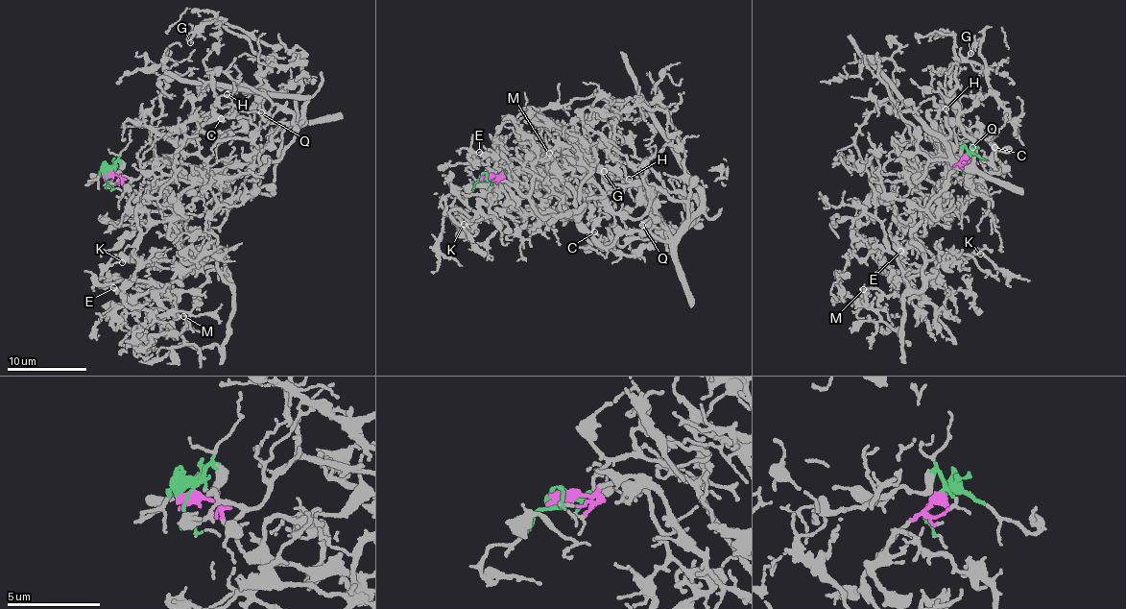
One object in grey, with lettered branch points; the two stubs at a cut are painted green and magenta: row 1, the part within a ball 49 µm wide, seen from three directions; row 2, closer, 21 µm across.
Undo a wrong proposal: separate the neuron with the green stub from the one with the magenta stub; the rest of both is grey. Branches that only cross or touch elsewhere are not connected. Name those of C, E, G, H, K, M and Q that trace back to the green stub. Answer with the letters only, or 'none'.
C, G, H, Q

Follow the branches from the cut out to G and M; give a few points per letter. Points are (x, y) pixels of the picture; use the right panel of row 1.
G: (966, 156), (936, 160), (951, 153), (984, 198), (958, 117), (993, 91), (982, 40), (971, 53)
M: (966, 156), (937, 188), (948, 208), (910, 235), (925, 261), (904, 298), (909, 342), (863, 289)

